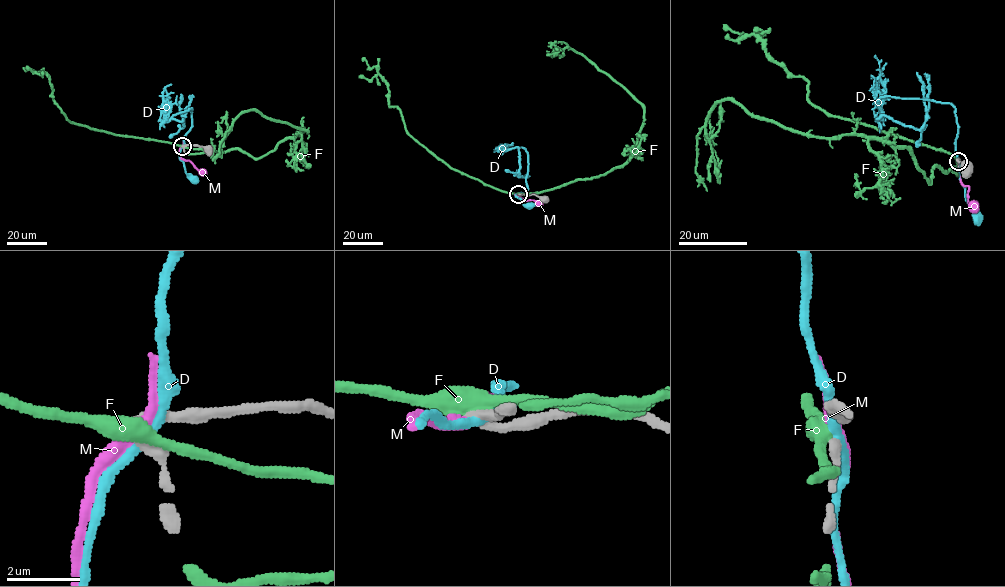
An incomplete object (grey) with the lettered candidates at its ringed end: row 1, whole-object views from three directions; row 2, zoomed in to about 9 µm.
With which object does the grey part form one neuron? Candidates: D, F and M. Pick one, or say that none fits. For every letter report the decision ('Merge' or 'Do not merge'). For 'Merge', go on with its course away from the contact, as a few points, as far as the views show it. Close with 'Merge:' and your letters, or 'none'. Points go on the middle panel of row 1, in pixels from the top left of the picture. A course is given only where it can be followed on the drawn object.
D: Do not merge
F: Merge. Its course: (518, 194), (552, 189), (620, 167), (632, 154), (643, 122), (642, 106), (584, 56), (567, 47), (546, 51)
M: Do not merge
Merge: F

